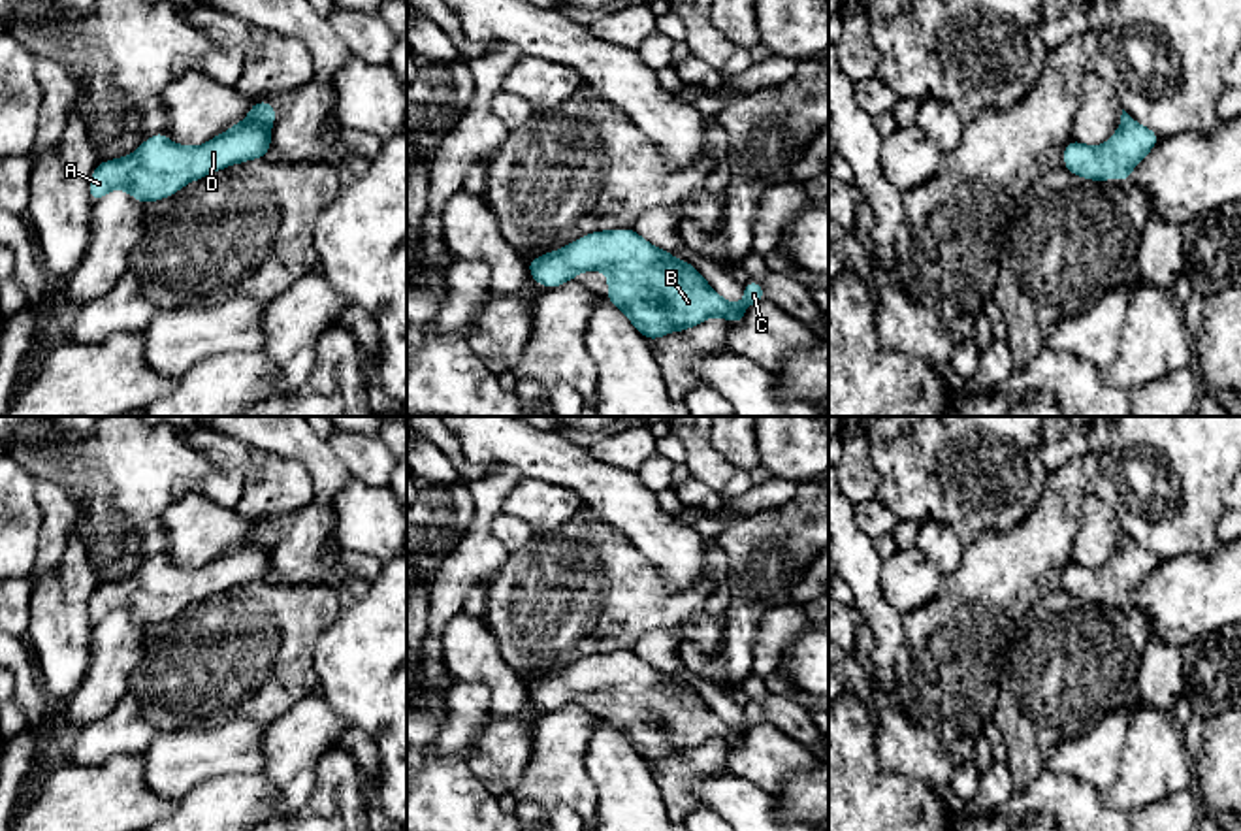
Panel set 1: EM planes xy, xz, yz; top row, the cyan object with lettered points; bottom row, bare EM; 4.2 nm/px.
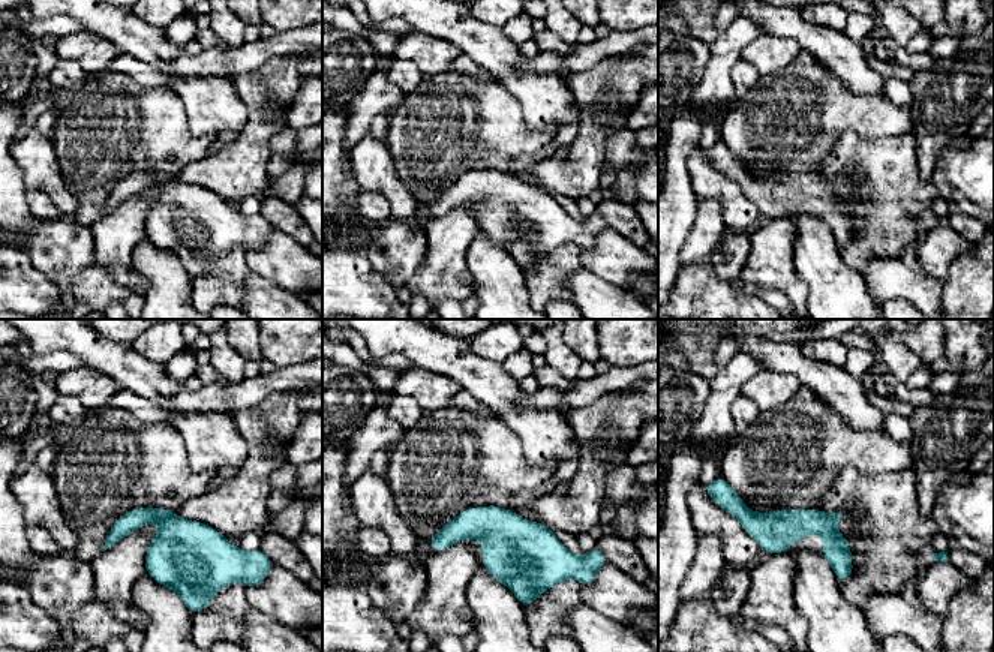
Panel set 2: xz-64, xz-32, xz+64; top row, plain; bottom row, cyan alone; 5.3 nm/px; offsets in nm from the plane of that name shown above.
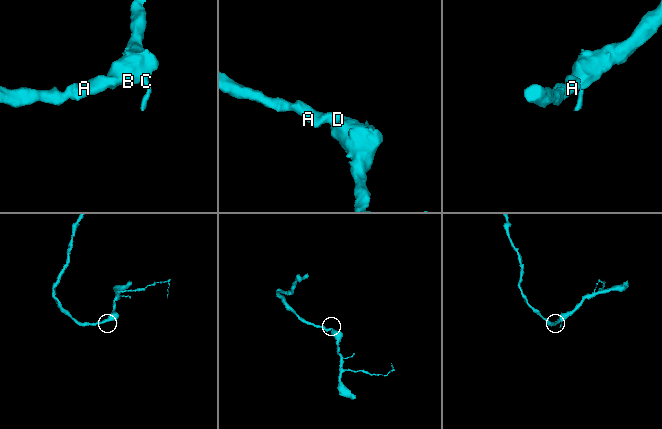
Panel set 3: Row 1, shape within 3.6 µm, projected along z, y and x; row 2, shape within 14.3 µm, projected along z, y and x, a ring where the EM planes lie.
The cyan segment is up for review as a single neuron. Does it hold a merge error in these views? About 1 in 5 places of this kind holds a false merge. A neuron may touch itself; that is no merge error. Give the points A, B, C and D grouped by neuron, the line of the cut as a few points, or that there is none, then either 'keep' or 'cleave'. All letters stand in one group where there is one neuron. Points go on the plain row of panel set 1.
A B C D; no cut; keep

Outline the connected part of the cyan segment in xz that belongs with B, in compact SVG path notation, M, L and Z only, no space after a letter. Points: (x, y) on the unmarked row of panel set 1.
M633 650L591 654L525 686L531 701L544 710L603 692L608 699L606 722L648 763L691 752L710 739L740 746L749 727L766 722L761 705L749 701L742 724L727 724L691 684L653 669Z

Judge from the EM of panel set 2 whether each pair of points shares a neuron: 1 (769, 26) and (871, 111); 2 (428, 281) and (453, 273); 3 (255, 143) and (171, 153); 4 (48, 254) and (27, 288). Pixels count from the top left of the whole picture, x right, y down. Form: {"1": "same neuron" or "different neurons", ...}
{"1": "different neurons", "2": "same neuron", "3": "different neurons", "4": "different neurons"}

